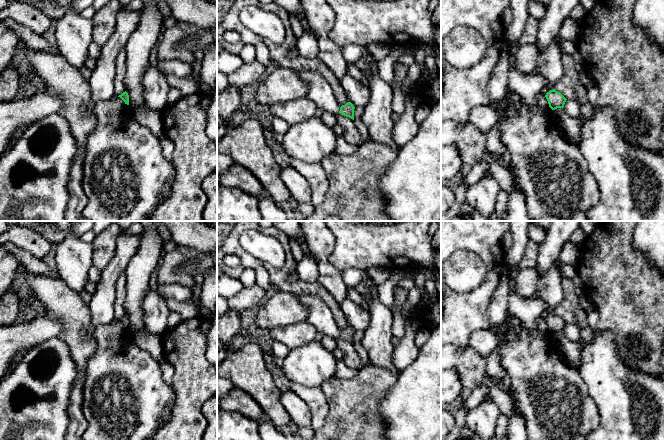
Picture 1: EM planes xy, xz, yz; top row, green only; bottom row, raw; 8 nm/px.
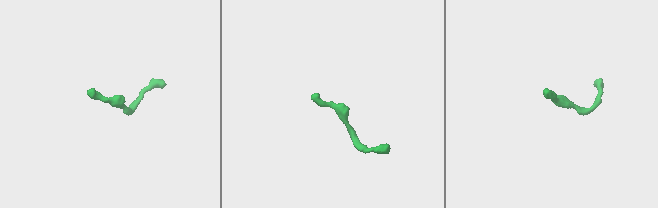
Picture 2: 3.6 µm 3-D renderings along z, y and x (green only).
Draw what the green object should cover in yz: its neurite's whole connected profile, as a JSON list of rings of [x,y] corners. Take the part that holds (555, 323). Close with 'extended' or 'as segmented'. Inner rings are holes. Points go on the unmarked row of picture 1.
[[[555,313],[547,316],[545,321],[548,325],[549,331],[552,334],[563,332],[567,324],[560,316],[556,315]]]; as segmented

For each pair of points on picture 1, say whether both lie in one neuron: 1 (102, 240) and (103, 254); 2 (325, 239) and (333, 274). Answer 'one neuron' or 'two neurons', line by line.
1: one neuron
2: one neuron

